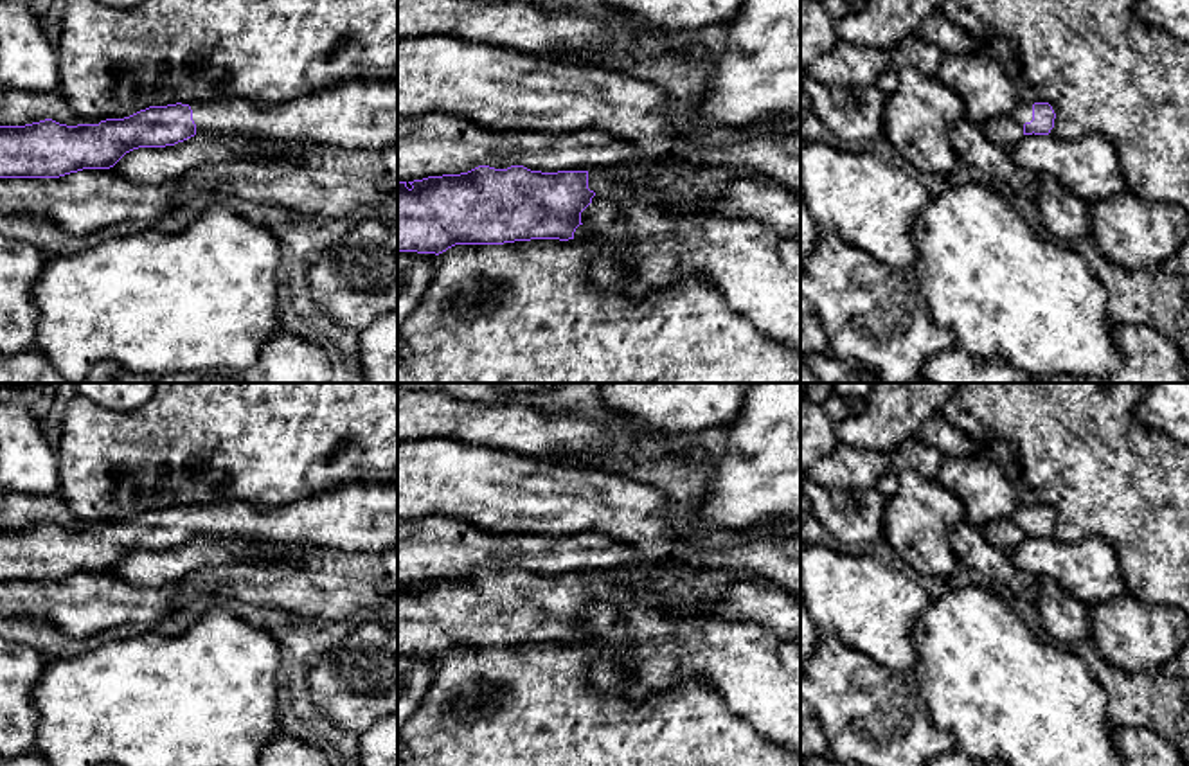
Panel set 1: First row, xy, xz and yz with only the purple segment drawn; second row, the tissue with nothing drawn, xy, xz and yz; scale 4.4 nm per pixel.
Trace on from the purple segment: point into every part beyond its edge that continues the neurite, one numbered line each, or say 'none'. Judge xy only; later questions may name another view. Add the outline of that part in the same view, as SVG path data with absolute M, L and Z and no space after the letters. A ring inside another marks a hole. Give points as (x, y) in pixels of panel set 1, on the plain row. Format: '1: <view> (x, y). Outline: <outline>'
1: xy (360, 516). Outline: M354 482L333 491L317 493L282 507L257 511L239 500L192 505L196 539L277 543L290 547L326 547L344 552L385 552L398 547L398 484Z

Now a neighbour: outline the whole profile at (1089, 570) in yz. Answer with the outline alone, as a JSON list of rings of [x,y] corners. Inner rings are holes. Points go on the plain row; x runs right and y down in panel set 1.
[[[1054,536],[1024,538],[1009,557],[1018,572],[1052,579],[1088,608],[1126,593],[1119,556],[1101,538],[1076,543]]]

